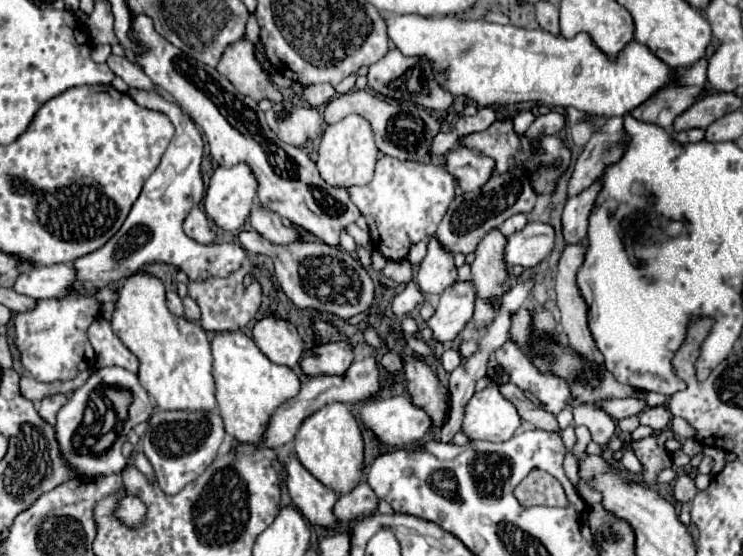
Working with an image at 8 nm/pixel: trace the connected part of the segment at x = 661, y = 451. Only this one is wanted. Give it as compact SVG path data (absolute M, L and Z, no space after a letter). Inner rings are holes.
M649 435L641 441L629 441L625 447L631 447L643 465L643 483L653 485L661 469L671 467L671 457L665 449L665 435Z

